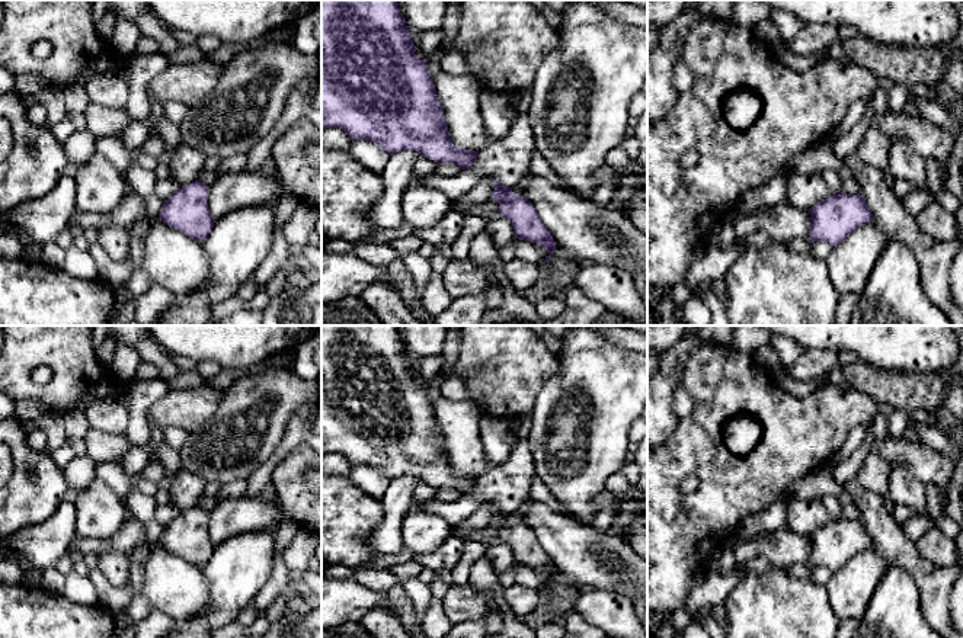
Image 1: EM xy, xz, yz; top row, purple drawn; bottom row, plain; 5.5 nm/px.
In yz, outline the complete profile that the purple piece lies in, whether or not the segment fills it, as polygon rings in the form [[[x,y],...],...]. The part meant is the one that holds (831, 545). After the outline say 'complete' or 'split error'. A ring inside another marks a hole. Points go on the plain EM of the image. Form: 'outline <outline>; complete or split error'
outline [[[831,520],[807,535],[810,539],[812,568],[826,567],[832,573],[863,549],[874,546],[874,542],[863,520]]]; complete

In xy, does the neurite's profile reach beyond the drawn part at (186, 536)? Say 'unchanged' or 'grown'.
unchanged

